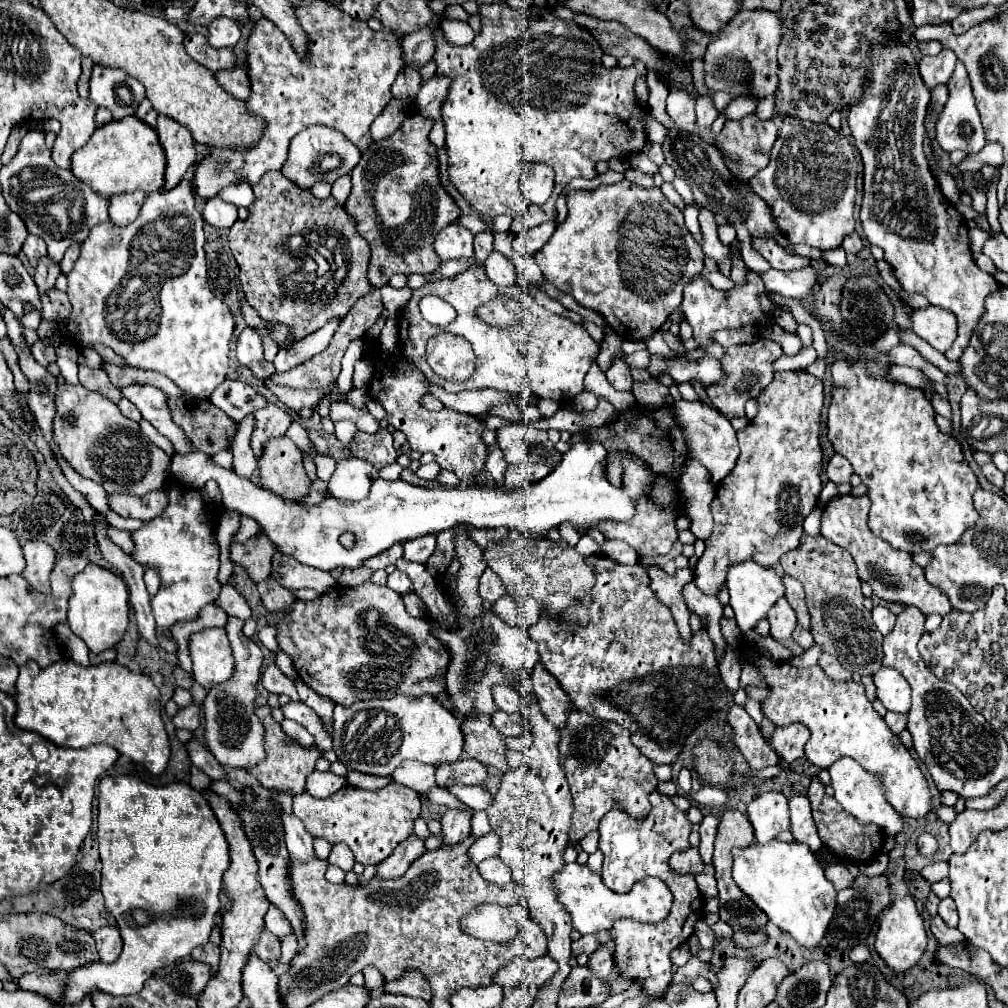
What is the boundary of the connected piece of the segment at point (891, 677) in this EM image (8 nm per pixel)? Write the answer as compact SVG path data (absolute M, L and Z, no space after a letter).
M880 668L874 676L874 686L876 686L876 698L884 704L886 710L890 712L908 712L910 706L910 690L906 678L892 670L892 668Z

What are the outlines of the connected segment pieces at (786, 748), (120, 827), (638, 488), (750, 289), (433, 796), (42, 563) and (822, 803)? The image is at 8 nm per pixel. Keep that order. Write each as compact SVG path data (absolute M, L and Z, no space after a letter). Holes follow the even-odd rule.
M790 724L786 728L776 728L770 736L768 744L774 748L778 758L786 764L804 756L804 742L810 738L808 728L804 724Z
M106 776L100 780L98 786L98 844L100 844L100 860L102 860L102 896L106 900L106 908L112 912L112 916L118 922L118 930L120 936L124 940L124 950L120 954L120 958L114 964L102 964L102 962L94 962L88 964L86 968L76 968L74 972L70 972L68 978L68 988L64 992L64 1002L72 1004L78 1002L80 996L90 994L92 990L104 990L108 994L116 994L116 996L124 996L124 994L136 994L142 990L142 984L158 970L164 968L168 964L172 964L178 958L184 958L190 954L192 948L204 944L214 928L214 918L220 910L220 890L222 890L222 874L226 872L226 868L230 866L230 856L228 856L228 842L224 838L224 832L220 830L220 824L216 822L216 816L212 814L212 808L208 806L206 798L202 796L202 792L194 790L190 784L184 782L172 782L168 786L152 786L146 784L140 778L134 776Z
M580 426L578 434L582 436L570 450L564 454L560 464L542 478L540 482L520 488L506 490L496 486L494 490L460 486L460 488L420 488L404 480L386 482L376 478L372 482L370 494L364 502L340 502L336 498L324 498L316 506L298 506L288 502L268 490L260 490L252 480L238 476L234 470L220 468L212 462L210 456L192 450L188 454L172 456L172 476L182 484L202 488L208 480L216 480L222 492L222 504L228 510L238 512L240 516L250 516L260 524L260 530L274 542L274 546L298 562L318 568L318 570L336 570L336 568L358 568L364 560L388 550L396 542L406 542L408 538L420 538L430 532L442 532L456 528L460 524L472 528L516 528L520 532L542 534L552 528L558 528L564 520L574 522L582 530L600 520L628 520L634 514L634 498L648 494L652 488L652 476L642 462L628 458L624 462L626 474L622 486L612 486L604 474L604 446L592 440L590 426ZM352 532L356 536L354 548L344 548L340 536Z
M748 272L748 282L744 286L734 286L728 292L720 292L712 288L704 276L698 276L684 288L684 300L682 300L682 312L686 322L694 330L694 340L700 342L700 346L712 344L712 332L724 330L724 328L738 328L738 326L758 326L766 314L760 308L758 292L764 292L764 284L760 282L760 276L754 272Z
M434 786L432 790L426 792L426 796L428 796L428 800L432 800L432 802L436 802L436 804L444 804L444 806L448 806L448 808L460 808L460 810L464 810L464 804L462 804L458 798L454 798L446 788Z
M28 540L22 546L24 558L26 558L26 568L22 576L36 588L38 592L48 594L50 588L50 572L56 564L56 552L42 540Z
M814 778L810 784L808 800L812 804L812 816L814 816L814 822L818 828L818 836L822 840L822 844L826 848L830 848L836 858L852 860L852 862L870 862L880 854L880 846L884 844L882 830L878 826L872 826L872 824L868 824L868 826L858 824L854 820L854 816L850 816L834 798L830 798L824 792L824 784L818 778Z

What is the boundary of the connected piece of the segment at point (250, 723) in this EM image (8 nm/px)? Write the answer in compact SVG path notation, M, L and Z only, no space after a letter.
M228 618L226 624L226 634L230 640L232 656L234 656L234 674L220 686L212 688L202 704L204 708L204 720L206 720L206 730L204 730L204 740L212 756L222 764L230 768L252 768L258 762L266 758L264 752L264 726L254 714L254 700L258 696L258 680L260 680L260 668L262 668L262 650L248 640L242 634L242 620L238 618Z

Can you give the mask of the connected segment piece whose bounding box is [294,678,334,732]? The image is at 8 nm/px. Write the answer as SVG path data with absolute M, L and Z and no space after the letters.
M296 678L294 684L296 684L296 690L298 690L298 694L300 694L300 700L302 700L306 706L310 706L310 708L322 718L322 722L326 724L328 732L332 732L332 710L334 710L334 702L330 702L328 698L320 696L320 694L314 694L312 688L304 686L304 682L300 682L300 678Z

